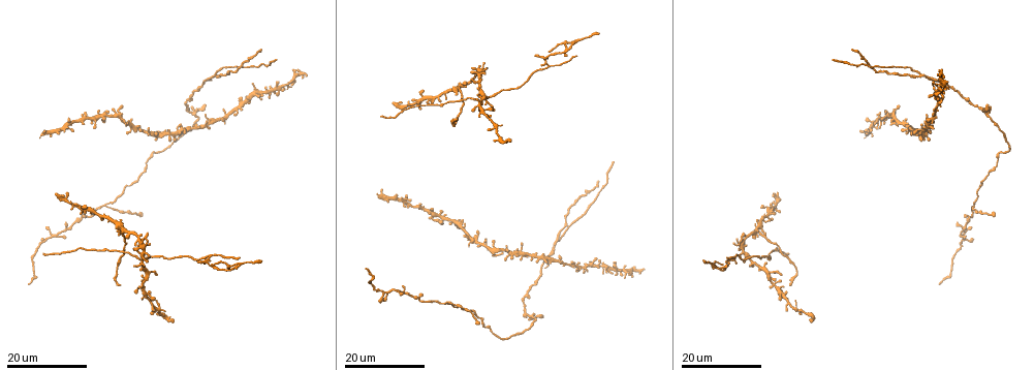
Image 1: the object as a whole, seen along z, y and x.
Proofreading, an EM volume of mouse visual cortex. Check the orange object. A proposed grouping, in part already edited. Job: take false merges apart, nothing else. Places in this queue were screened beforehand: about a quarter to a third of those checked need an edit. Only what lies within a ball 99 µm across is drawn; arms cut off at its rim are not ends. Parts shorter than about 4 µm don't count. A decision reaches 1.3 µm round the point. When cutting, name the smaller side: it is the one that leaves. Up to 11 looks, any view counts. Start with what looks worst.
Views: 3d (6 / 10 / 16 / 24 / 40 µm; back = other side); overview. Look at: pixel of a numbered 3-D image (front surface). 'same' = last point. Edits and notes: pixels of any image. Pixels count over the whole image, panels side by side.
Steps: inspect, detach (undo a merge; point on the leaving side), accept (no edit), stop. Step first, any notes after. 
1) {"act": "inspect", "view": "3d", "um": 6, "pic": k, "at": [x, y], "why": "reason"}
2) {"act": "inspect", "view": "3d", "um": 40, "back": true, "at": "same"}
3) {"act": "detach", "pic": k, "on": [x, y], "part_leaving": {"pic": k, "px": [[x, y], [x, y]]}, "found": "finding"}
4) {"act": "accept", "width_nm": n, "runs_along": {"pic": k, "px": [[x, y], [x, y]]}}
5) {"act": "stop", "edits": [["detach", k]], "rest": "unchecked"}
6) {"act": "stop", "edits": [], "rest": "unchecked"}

{"act": "inspect", "view": "3d", "um": 24, "pic": 1, "at": [441, 305], "why": "branch point"}

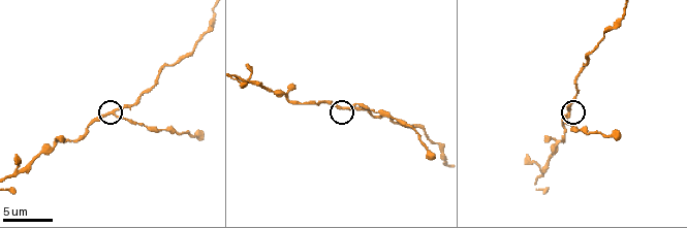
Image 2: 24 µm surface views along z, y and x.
{"act": "inspect", "view": "3d", "um": 6, "pic": 2, "at": [567, 114]}

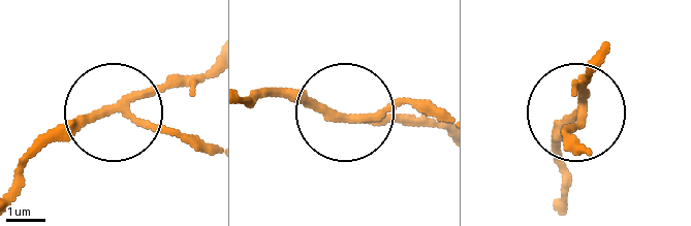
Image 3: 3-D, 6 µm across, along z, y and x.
{"act": "accept", "runs_along": {"pic": 3, "px": [[594, 64], [571, 150]]}, "found": "all the same neuron"}

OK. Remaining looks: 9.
{"act": "inspect", "view": "3d", "um": 16, "pic": 1, "at": [926, 78], "why": "side arm on a straight run"}

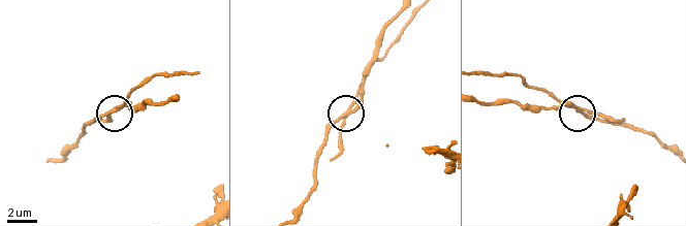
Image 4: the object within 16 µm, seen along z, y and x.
{"act": "inspect", "view": "3d", "um": 10, "pic": 4, "at": [105, 112]}

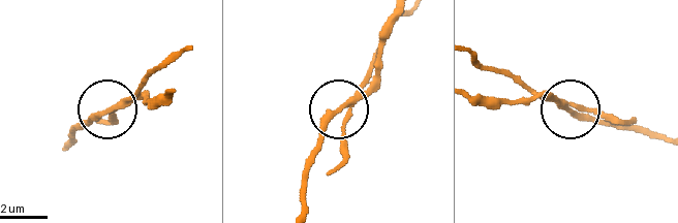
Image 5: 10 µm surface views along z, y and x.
{"act": "inspect", "view": "3d", "um": 10, "back": true, "pic": 5, "at": [341, 107], "why": "other side"}

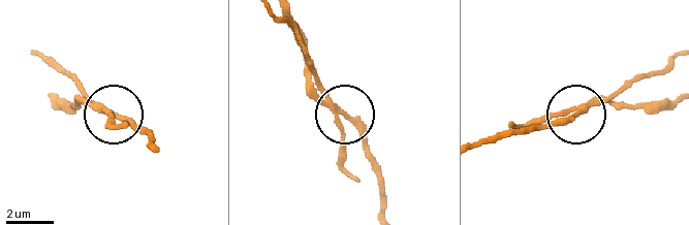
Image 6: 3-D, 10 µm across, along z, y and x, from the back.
{"act": "detach", "pic": 6, "on": [84, 92], "part_leaving": {"pic": 6, "px": [[97, 102], [69, 74], [36, 55]]}, "found": "two neurons meet here"}

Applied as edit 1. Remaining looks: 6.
{"act": "inspect", "view": "3d", "um": 16, "pic": 1, "at": [459, 86], "why": "small branch off a trunk"}

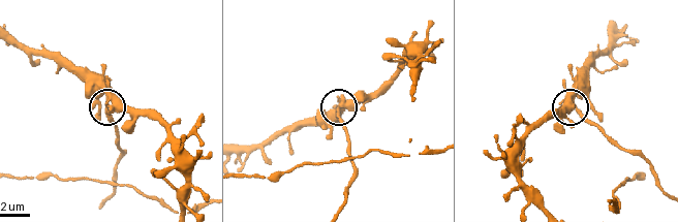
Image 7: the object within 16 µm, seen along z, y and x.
{"act": "inspect", "view": "3d", "um": 6, "pic": 7, "at": [343, 107]}

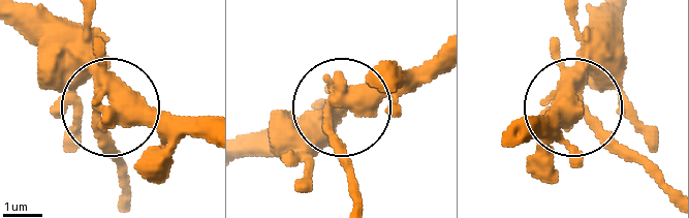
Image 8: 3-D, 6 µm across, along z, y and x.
{"act": "detach", "pic": 8, "on": [110, 151], "part_leaving": {"pic": 8, "px": [[92, 113], [121, 192]]}, "found": "a second neuron is stuck on"}

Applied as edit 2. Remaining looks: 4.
{"act": "inspect", "view": "overview", "why": "redraw"}

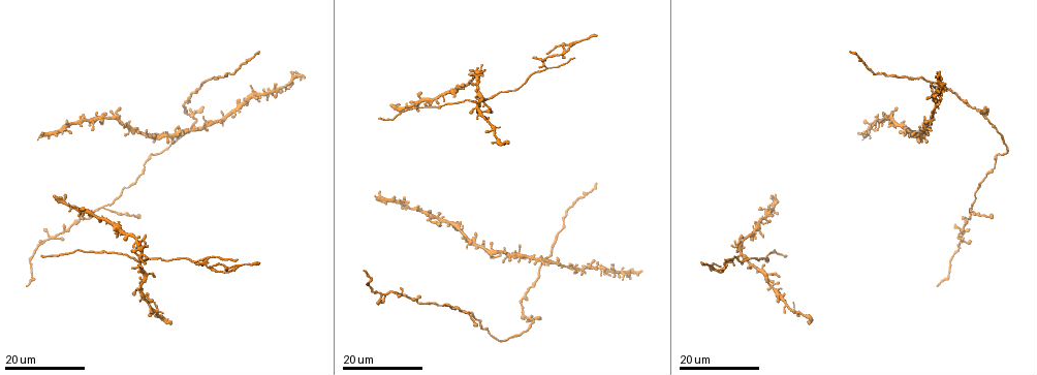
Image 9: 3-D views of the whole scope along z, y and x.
{"act": "inspect", "view": "3d", "um": 24, "pic": 9, "at": [545, 69], "why": "three-way junction"}

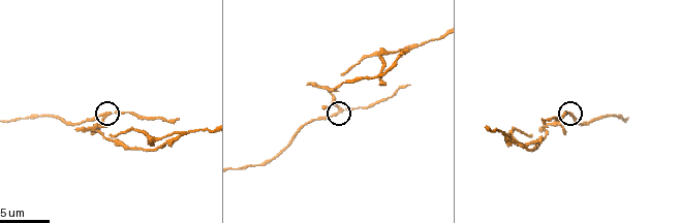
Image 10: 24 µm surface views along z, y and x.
{"act": "inspect", "view": "3d", "um": 10, "pic": 10, "at": [110, 114], "why": "closer look"}

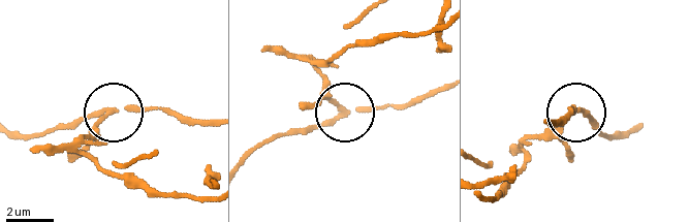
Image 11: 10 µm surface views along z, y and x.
{"act": "detach", "pic": 11, "on": [95, 131], "part_leaving": {"pic": 11, "px": [[112, 112], [90, 145], [96, 162], [126, 181], [209, 198]]}, "found": "two neurons meet here"}

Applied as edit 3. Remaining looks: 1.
{"act": "stop", "edits": [["detach", 6], ["detach", 8], ["detach", 11]], "rest": "unchecked"}

